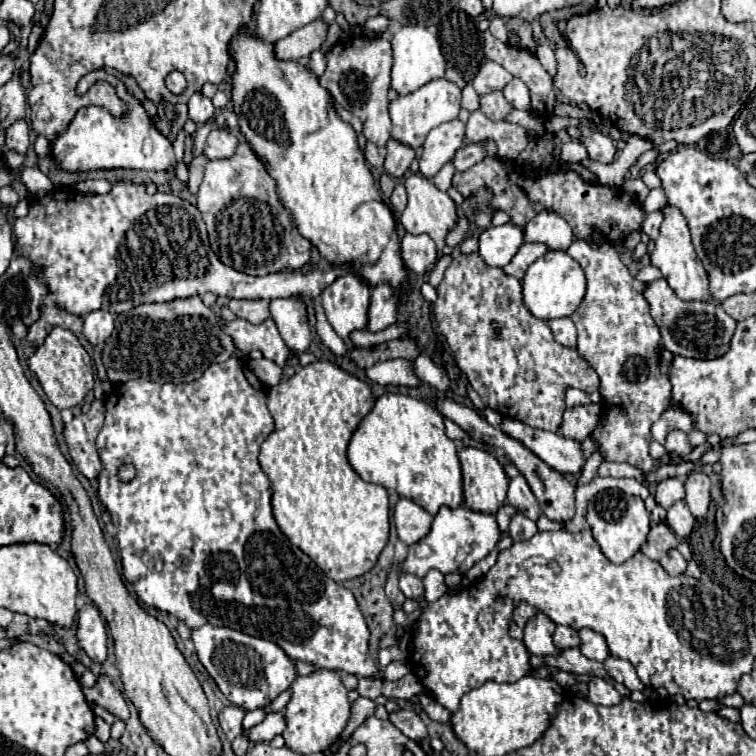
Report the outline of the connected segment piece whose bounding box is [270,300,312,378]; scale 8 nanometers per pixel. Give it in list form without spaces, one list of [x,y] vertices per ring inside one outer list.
[[[272,300],[270,314],[280,330],[284,344],[290,350],[290,358],[286,362],[284,378],[290,378],[298,368],[298,356],[306,352],[310,346],[310,328],[308,328],[308,314],[302,300]]]

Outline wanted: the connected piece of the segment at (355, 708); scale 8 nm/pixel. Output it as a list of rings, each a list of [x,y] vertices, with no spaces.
[[[358,696],[358,698],[354,700],[354,704],[352,704],[352,716],[350,716],[344,732],[340,734],[340,740],[348,740],[350,734],[352,734],[366,718],[370,718],[370,716],[374,714],[374,706],[376,706],[374,700],[364,698],[364,696]]]

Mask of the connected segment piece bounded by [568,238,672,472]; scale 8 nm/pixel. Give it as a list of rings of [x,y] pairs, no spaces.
[[[576,238],[574,244],[568,248],[568,254],[582,266],[586,280],[588,280],[586,296],[570,318],[578,328],[578,346],[576,348],[578,348],[580,356],[584,356],[590,362],[590,366],[598,372],[600,394],[606,400],[600,424],[594,430],[594,438],[598,442],[598,452],[602,452],[606,460],[628,462],[628,464],[634,464],[636,468],[642,468],[644,472],[650,472],[654,466],[652,456],[648,454],[648,444],[652,440],[650,426],[668,408],[672,388],[670,388],[670,380],[666,380],[666,376],[662,376],[662,372],[658,372],[658,358],[654,356],[654,348],[660,346],[660,330],[658,330],[654,318],[650,316],[650,304],[644,296],[646,284],[636,280],[630,274],[626,264],[620,260],[618,252],[614,250],[614,246],[608,242],[596,246],[586,240]]]

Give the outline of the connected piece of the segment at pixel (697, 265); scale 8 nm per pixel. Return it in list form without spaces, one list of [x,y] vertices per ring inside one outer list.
[[[664,206],[664,222],[660,226],[660,236],[656,240],[656,248],[650,254],[652,266],[660,268],[662,276],[670,284],[670,288],[676,292],[676,296],[684,302],[710,302],[710,286],[708,286],[708,274],[704,270],[704,264],[698,260],[694,246],[690,242],[690,230],[686,222],[682,220],[682,214],[674,206]]]

